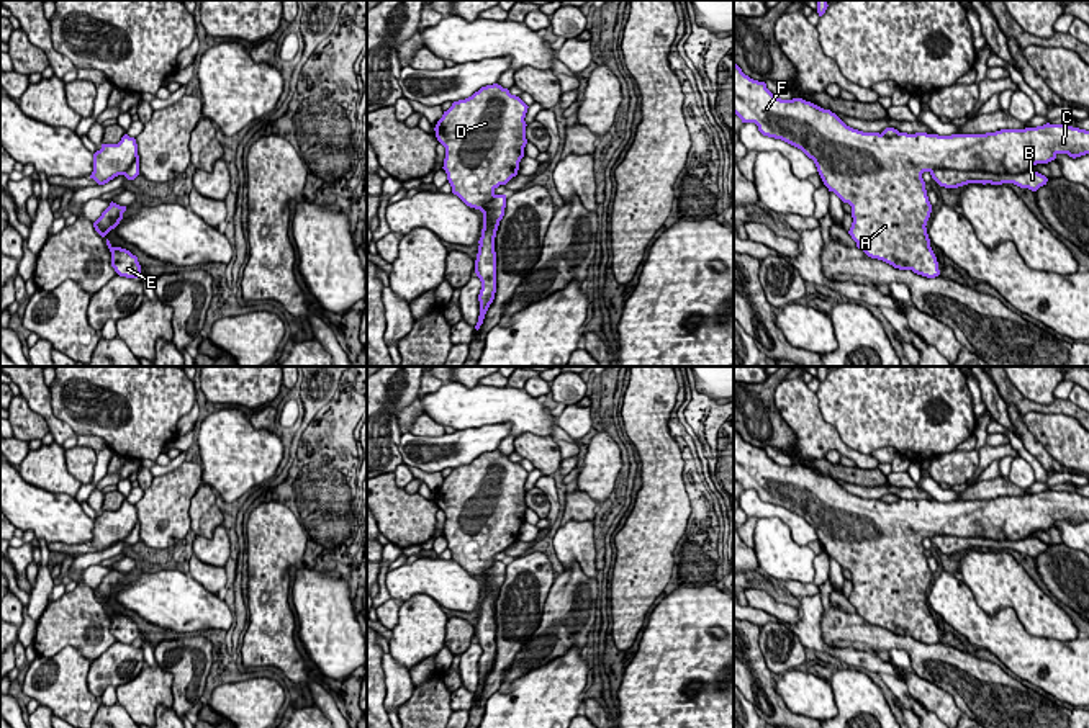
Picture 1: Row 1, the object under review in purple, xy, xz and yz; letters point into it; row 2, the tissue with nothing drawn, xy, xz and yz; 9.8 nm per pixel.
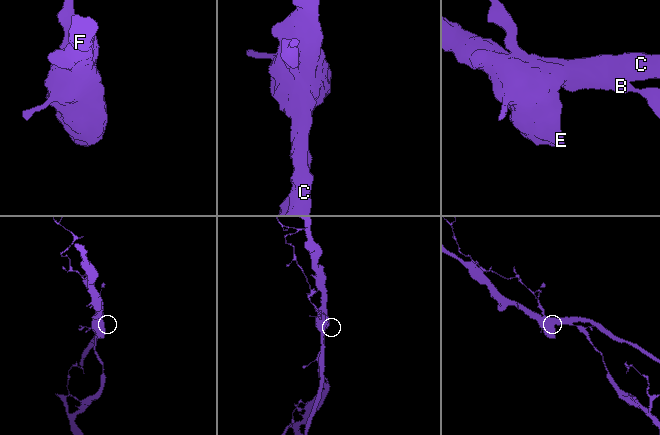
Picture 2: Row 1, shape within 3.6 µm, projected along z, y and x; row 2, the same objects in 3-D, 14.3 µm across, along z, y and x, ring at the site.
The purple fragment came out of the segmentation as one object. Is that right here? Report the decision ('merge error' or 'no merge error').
no merge error

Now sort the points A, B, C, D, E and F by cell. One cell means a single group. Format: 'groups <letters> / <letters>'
groups A B C D E F

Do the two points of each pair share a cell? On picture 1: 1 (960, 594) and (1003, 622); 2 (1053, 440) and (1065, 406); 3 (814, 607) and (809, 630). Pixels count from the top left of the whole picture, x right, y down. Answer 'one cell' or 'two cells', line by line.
1: one cell
2: two cells
3: one cell

